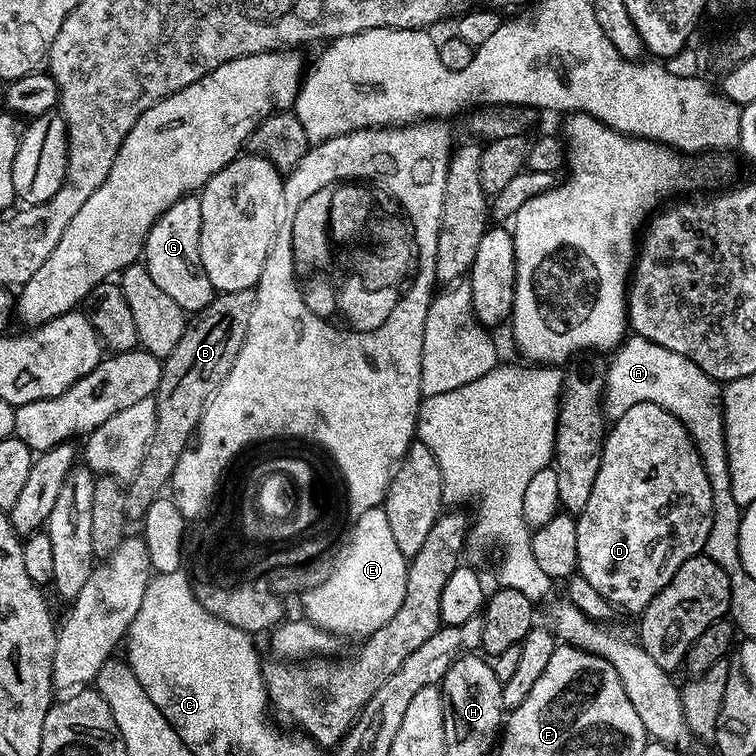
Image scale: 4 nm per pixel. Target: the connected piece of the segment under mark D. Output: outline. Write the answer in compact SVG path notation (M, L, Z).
M639 404L638 406L630 406L630 410L626 410L621 416L615 417L614 423L616 424L607 429L604 438L604 449L602 450L602 466L598 466L598 478L594 478L594 490L590 494L590 499L586 501L586 510L582 510L578 513L578 519L576 520L576 533L578 534L578 562L576 567L579 575L586 578L586 582L590 582L590 586L594 586L594 590L598 590L598 594L602 594L602 598L606 598L612 603L613 609L619 610L620 608L624 612L636 612L635 614L643 613L646 606L650 606L650 602L666 587L670 581L674 578L674 574L678 574L680 567L686 563L690 557L698 556L703 553L706 546L706 538L710 538L710 522L712 521L712 491L710 490L710 478L706 478L706 470L702 466L702 458L698 454L696 444L692 441L692 435L684 428L684 424L674 414L670 414L662 406L657 404Z

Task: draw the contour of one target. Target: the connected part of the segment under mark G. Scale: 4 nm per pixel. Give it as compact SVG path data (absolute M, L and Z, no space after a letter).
M193 194L184 196L174 206L170 206L156 220L150 230L144 250L142 263L148 269L150 278L178 306L182 306L185 314L195 314L214 298L214 289L210 278L206 278L206 270L200 257L200 227L202 226L202 210L200 197Z

